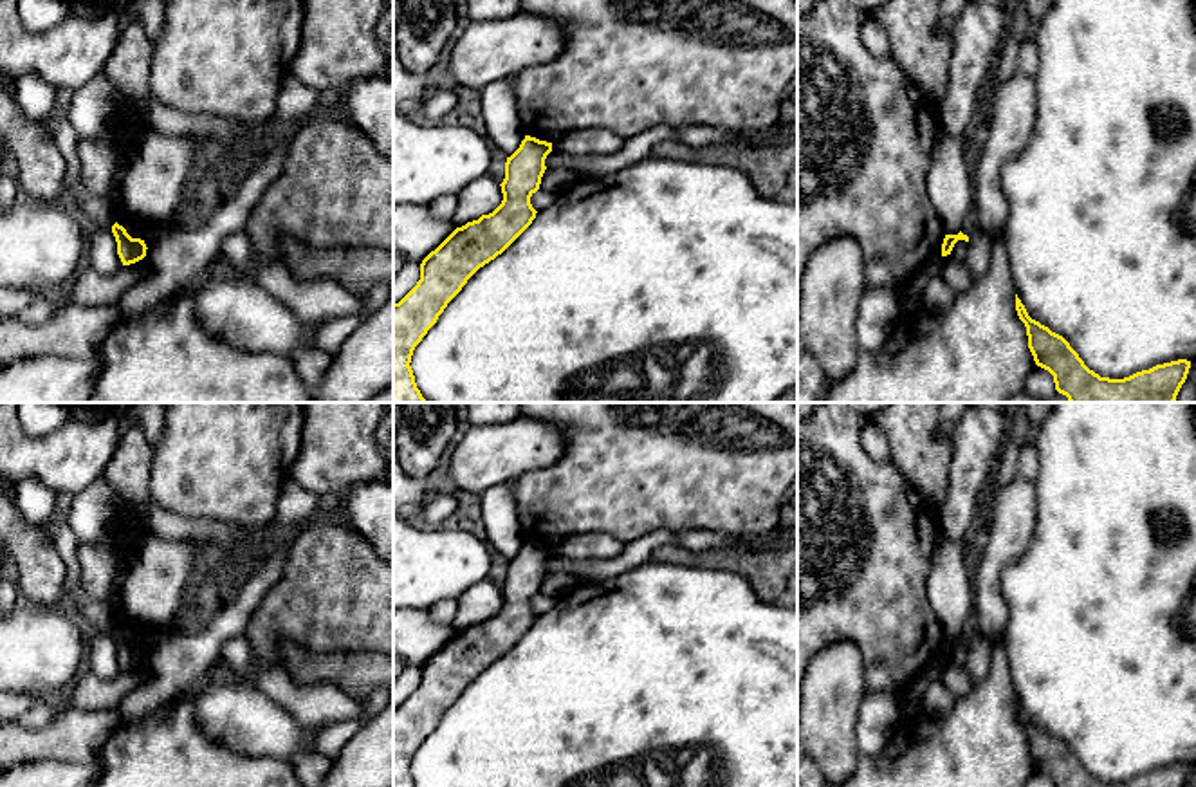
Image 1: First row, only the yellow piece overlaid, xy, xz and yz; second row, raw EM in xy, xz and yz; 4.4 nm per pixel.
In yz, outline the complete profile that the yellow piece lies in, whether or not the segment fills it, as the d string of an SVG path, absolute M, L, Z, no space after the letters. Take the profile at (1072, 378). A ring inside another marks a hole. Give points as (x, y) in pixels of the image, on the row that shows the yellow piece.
M1017 294L1016 310L1026 327L1035 365L1053 375L1055 390L1070 403L1174 403L1187 379L1187 359L1156 365L1124 379L1100 377L1063 336L1032 319Z

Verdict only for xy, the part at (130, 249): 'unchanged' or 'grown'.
unchanged

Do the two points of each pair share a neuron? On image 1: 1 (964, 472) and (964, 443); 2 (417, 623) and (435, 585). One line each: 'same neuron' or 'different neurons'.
1: same neuron
2: different neurons

